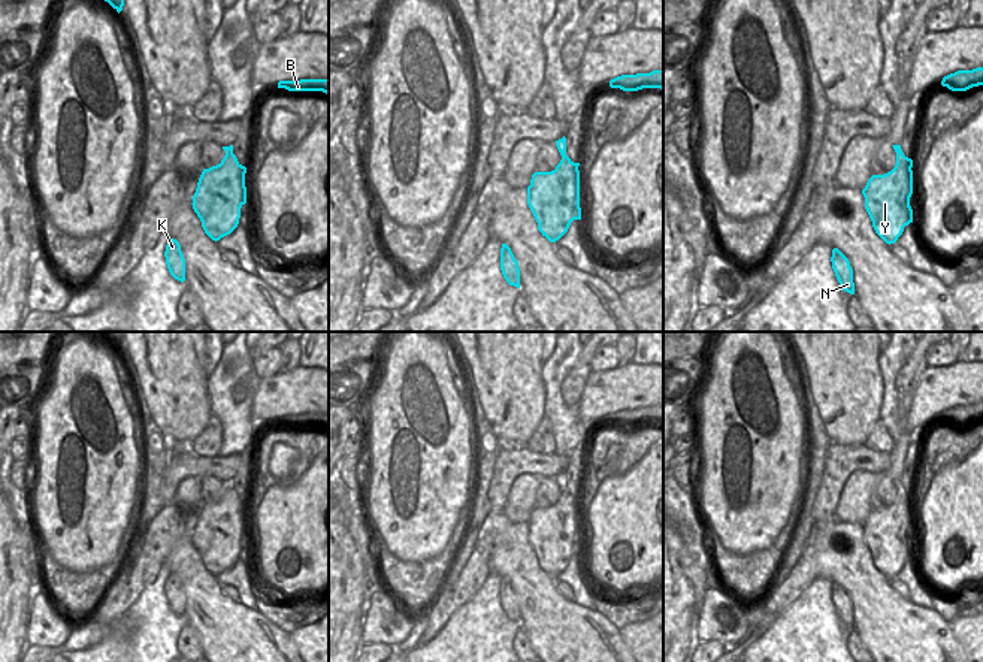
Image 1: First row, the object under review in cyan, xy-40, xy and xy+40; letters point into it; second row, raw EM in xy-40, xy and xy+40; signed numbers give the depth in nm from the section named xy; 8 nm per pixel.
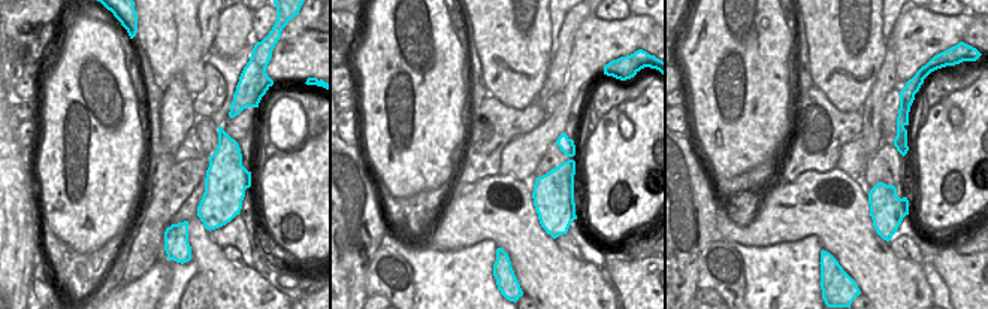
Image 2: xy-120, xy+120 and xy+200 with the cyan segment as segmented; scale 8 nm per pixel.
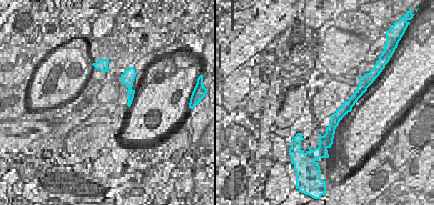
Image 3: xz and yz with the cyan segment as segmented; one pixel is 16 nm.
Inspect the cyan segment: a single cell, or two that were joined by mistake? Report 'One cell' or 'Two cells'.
Two cells

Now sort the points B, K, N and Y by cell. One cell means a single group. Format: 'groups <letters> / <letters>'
groups B / K N Y

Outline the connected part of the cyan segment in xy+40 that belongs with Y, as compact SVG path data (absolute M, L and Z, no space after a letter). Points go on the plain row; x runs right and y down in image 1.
M896 498L884 510L872 510L862 529L865 544L875 568L886 577L895 578L904 562L913 557L910 532L913 529L913 498Z

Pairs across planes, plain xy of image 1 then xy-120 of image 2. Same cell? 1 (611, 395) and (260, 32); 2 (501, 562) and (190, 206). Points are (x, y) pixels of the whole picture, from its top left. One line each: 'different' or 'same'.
1: different
2: different

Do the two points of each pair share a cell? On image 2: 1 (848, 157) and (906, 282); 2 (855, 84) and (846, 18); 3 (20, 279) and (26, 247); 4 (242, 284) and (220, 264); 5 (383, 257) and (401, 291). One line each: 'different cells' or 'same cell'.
1: different cells
2: same cell
3: same cell
4: same cell
5: same cell

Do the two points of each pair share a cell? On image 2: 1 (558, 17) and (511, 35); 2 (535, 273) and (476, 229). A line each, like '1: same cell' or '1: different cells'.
1: different cells
2: same cell

